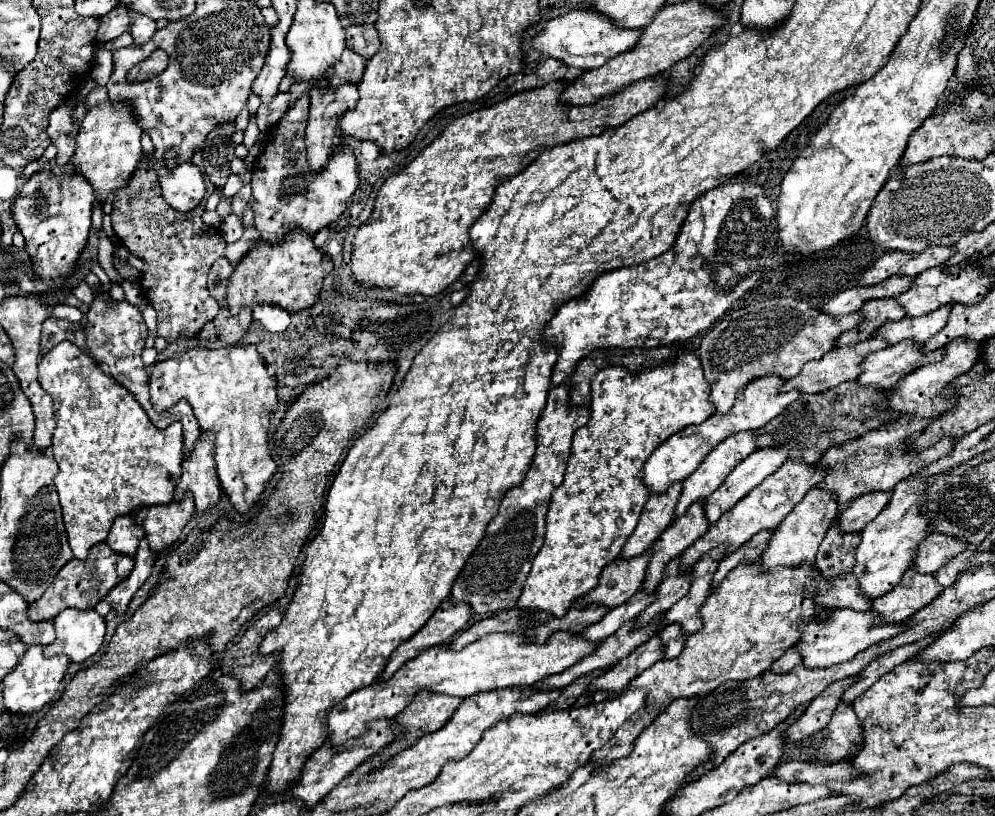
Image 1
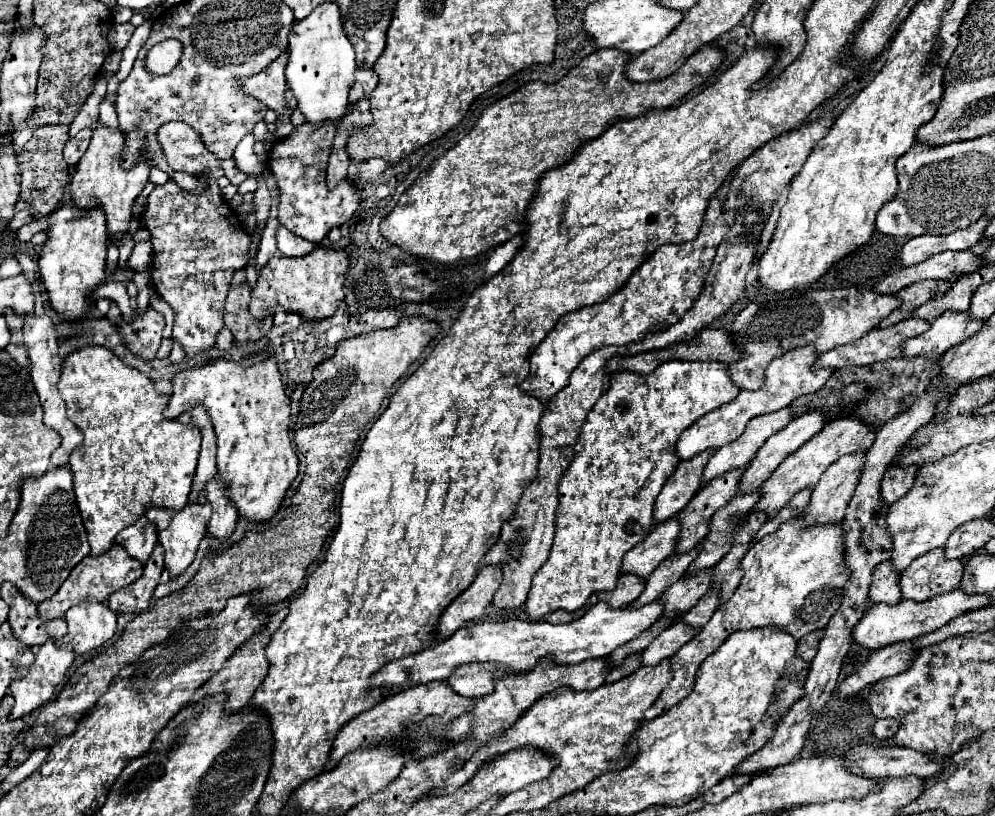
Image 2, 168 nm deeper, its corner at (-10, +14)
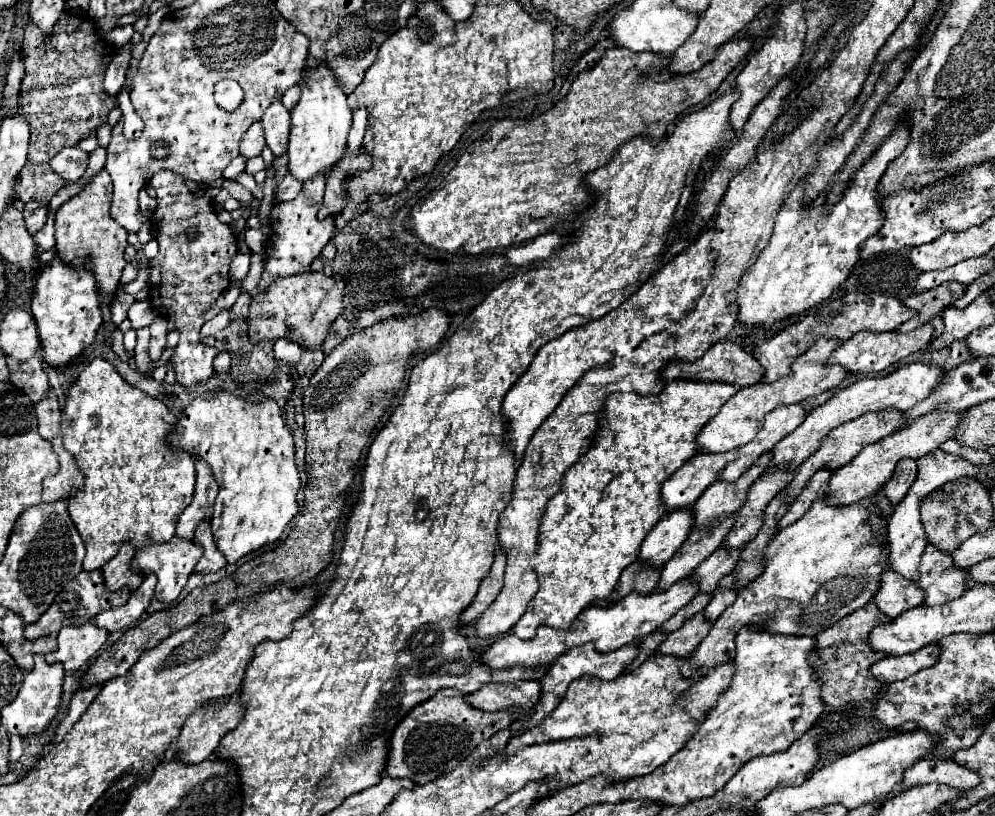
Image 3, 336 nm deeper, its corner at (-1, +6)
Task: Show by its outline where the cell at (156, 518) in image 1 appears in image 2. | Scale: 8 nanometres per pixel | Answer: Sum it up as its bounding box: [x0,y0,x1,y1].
[145,503,211,577]

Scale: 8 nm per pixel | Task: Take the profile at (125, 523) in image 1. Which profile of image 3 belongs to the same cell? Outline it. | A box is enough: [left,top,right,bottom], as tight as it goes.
[102,541,144,591]

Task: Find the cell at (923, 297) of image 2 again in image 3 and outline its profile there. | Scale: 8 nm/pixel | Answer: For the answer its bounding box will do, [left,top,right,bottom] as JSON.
[896,283,966,333]

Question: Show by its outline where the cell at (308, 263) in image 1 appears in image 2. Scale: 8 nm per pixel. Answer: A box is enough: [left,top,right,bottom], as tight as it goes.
[249,245,349,321]

